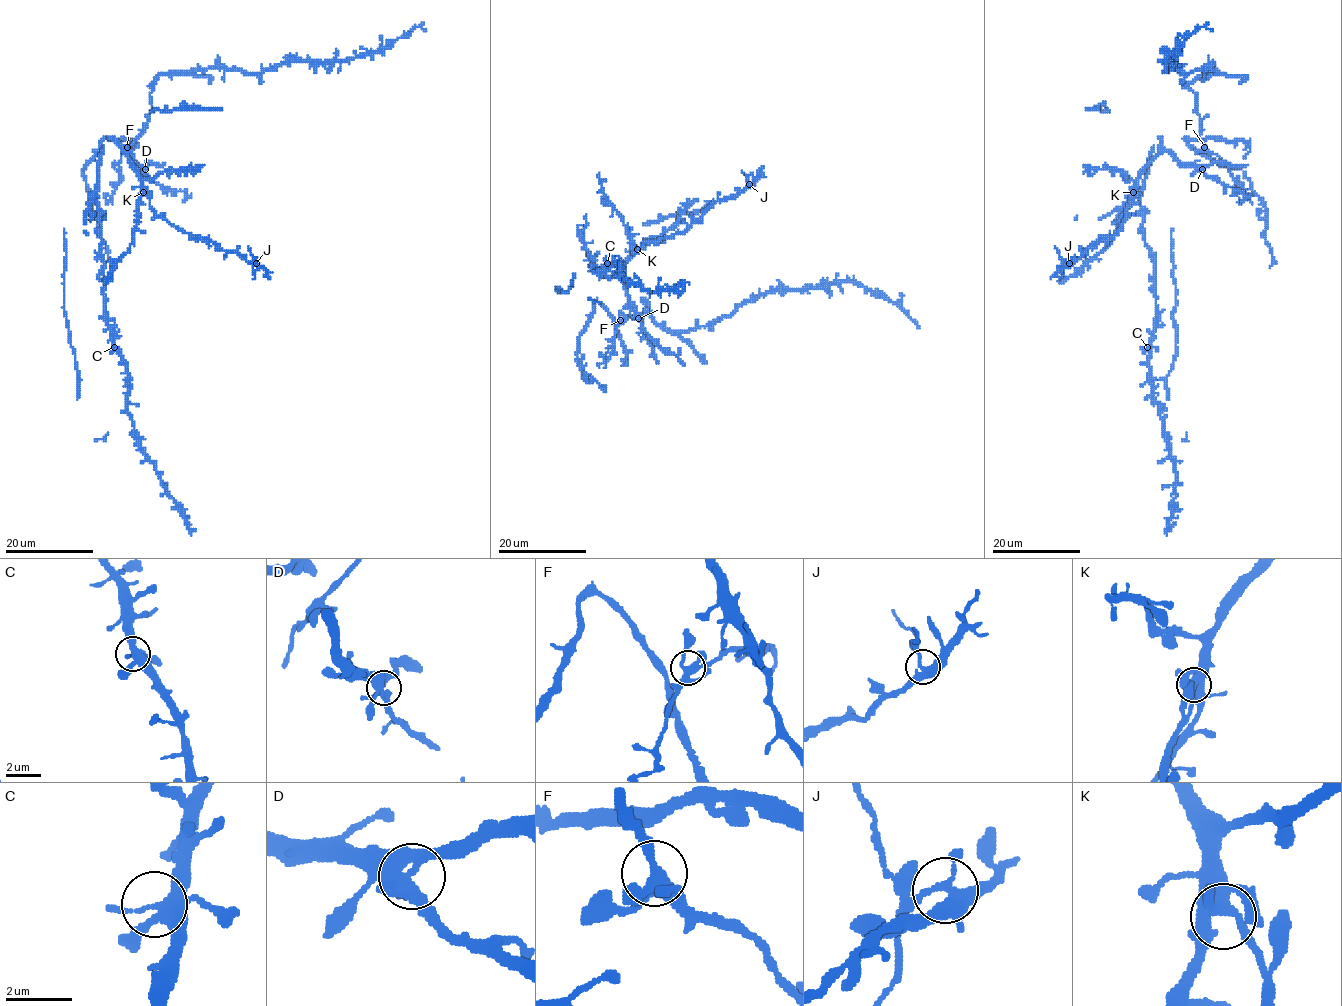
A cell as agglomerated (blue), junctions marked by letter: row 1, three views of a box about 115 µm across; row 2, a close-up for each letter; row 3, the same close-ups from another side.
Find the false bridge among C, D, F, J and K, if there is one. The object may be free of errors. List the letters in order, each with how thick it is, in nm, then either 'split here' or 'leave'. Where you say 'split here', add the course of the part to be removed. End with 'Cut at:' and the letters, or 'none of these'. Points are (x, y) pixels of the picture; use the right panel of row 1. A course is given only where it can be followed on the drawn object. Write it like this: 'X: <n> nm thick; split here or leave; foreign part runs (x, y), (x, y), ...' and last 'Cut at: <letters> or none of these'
C: 300 nm thick; leave
D: 400 nm thick; leave
F: 360 nm thick; leave
J: 360 nm thick; split here; foreign part runs (1068, 263), (1061, 260), (1054, 246)
K: 440 nm thick; leave
Cut at: J

